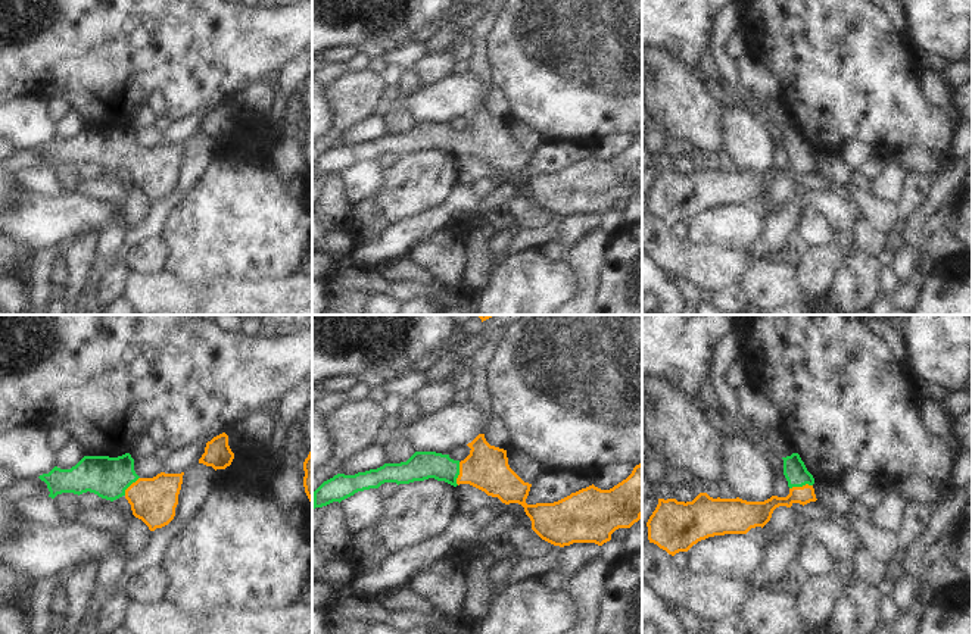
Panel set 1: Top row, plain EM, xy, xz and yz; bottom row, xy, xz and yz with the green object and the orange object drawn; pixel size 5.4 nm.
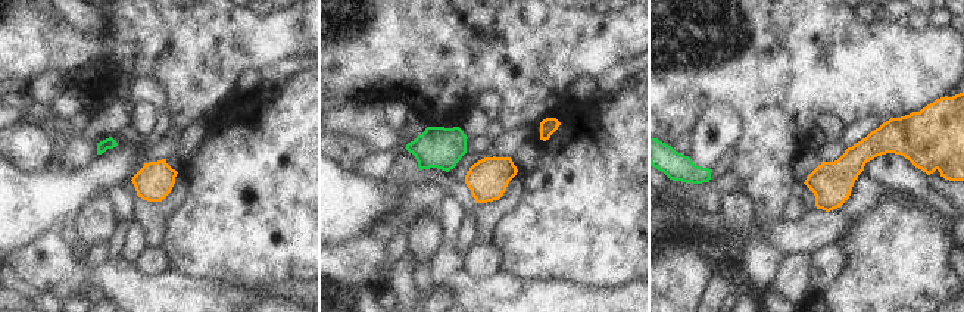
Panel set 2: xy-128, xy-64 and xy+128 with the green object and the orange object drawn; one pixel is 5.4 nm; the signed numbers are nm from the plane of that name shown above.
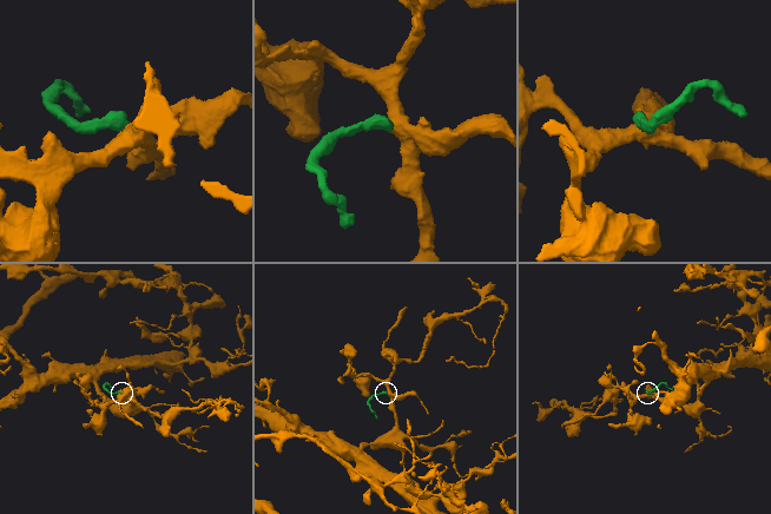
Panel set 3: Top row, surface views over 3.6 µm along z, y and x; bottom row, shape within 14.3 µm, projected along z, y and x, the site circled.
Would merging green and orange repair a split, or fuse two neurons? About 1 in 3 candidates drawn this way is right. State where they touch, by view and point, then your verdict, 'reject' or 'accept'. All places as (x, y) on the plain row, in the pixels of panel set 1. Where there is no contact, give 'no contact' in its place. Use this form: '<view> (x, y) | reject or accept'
xz (458, 144) | accept

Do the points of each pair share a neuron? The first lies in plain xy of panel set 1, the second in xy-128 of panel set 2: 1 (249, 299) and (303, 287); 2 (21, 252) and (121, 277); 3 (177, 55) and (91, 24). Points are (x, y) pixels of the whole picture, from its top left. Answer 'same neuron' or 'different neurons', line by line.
1: different neurons
2: same neuron
3: different neurons

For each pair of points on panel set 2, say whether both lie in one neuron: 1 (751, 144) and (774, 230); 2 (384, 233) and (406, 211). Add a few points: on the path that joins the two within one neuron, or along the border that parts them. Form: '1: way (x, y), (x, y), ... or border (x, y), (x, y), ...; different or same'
1: border (754, 215), (761, 221), (776, 221), (780, 218); different
2: way (390, 227), (401, 217); same

